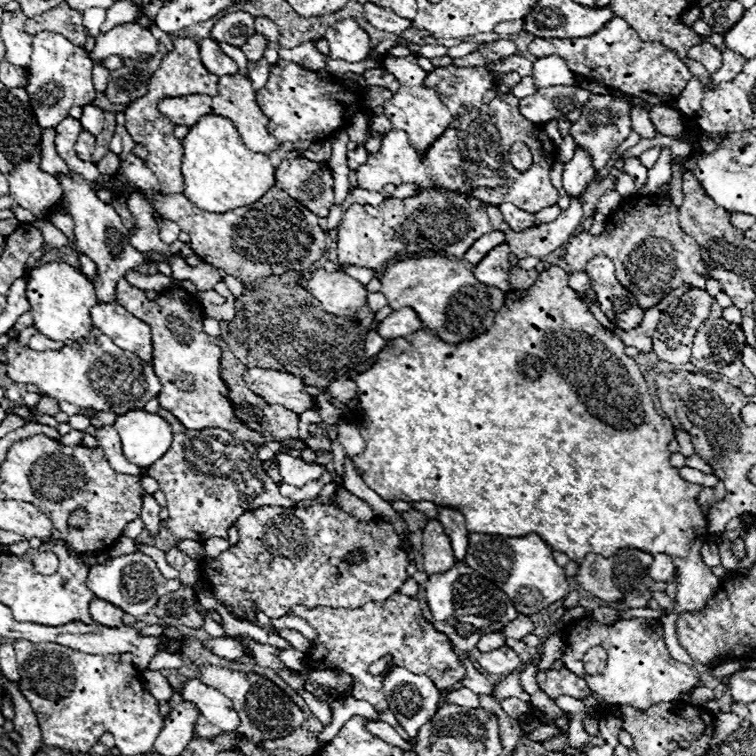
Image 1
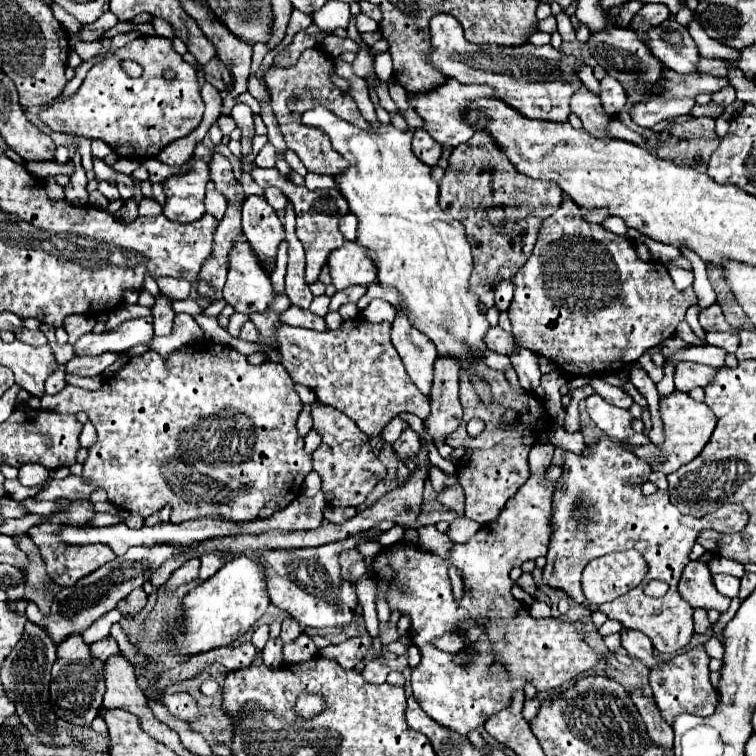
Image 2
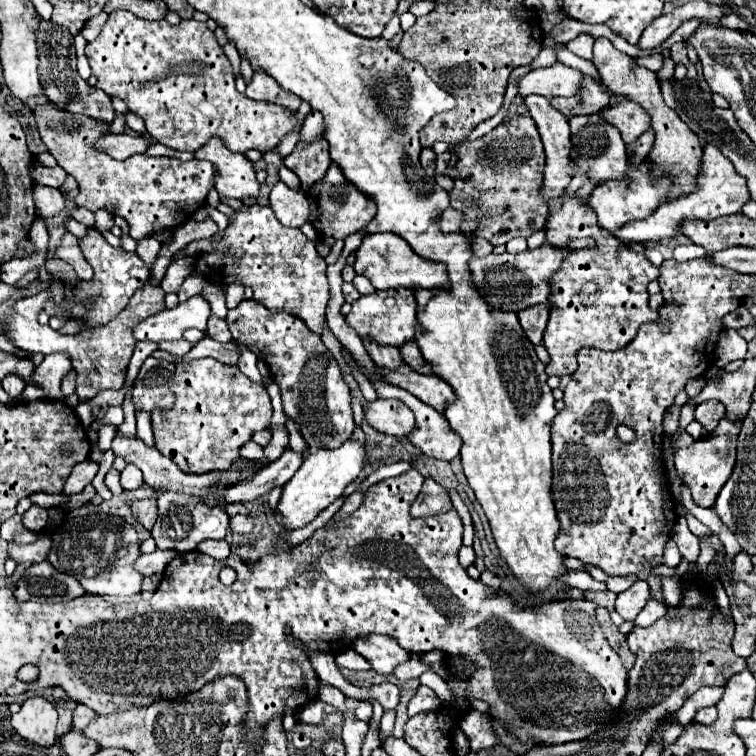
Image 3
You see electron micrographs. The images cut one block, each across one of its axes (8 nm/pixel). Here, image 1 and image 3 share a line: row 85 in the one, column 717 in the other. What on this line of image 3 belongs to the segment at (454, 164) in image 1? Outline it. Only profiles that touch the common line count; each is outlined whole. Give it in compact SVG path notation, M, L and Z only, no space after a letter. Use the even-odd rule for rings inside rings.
M722 418L722 422L716 426L714 432L696 440L688 448L676 448L676 454L674 454L676 472L682 478L682 482L690 488L692 498L698 506L704 506L704 508L714 506L714 500L720 488L730 478L734 462L736 462L736 434L738 432L740 432L740 422L730 422L728 418Z

